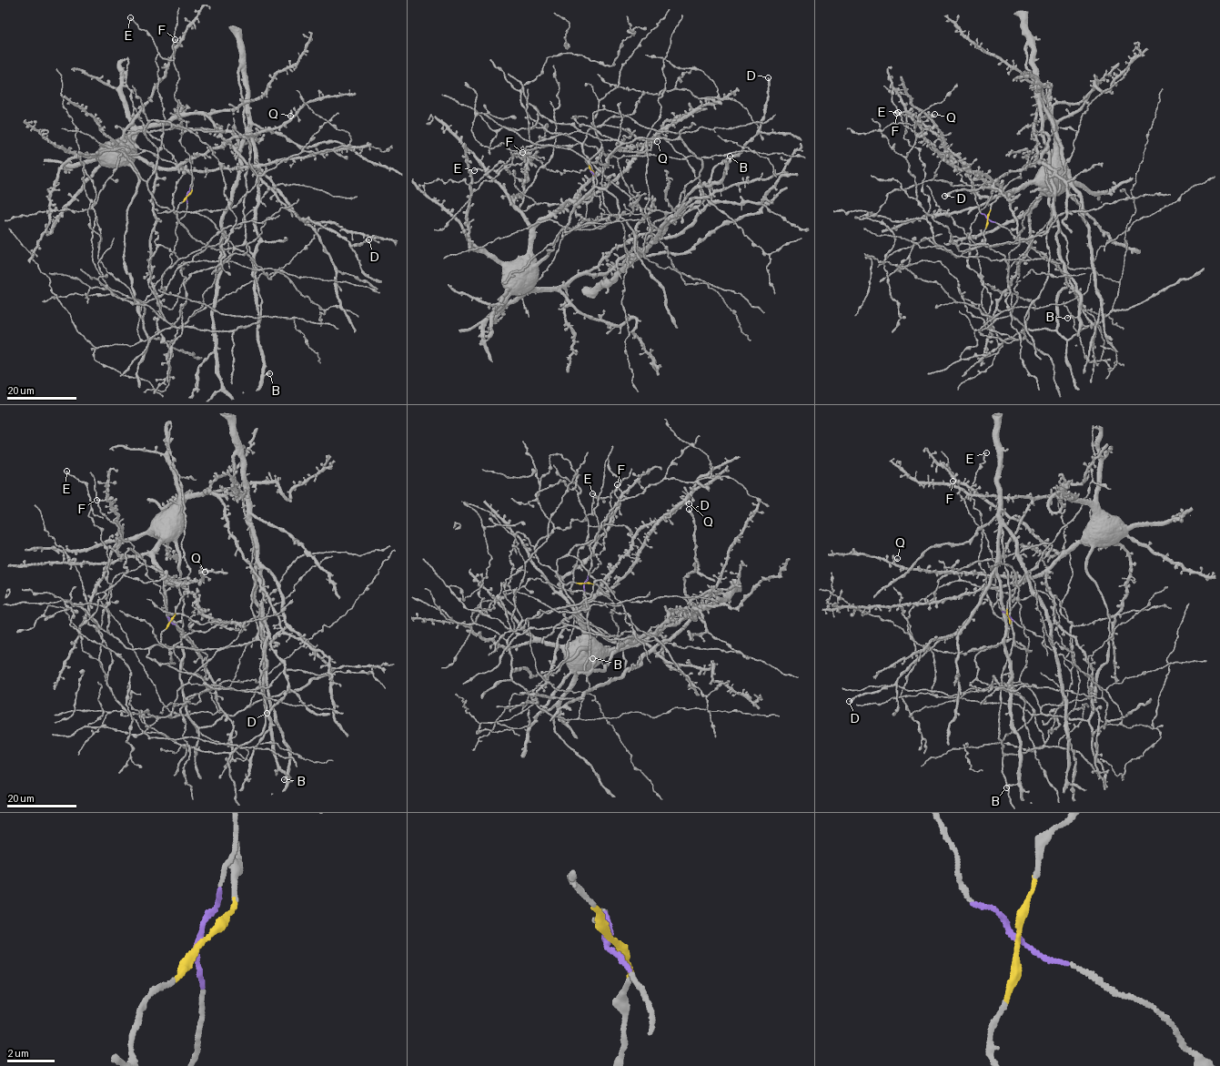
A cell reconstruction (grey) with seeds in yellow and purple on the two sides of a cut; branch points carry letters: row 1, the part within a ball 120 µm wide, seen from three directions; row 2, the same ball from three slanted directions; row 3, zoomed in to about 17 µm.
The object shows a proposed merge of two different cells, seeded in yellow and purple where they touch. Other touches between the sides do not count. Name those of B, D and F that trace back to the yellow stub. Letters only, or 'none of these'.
B, D

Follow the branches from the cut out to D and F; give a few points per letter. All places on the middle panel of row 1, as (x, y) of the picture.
D: (591, 170), (587, 157), (640, 208), (678, 208), (659, 237), (672, 235), (759, 129), (768, 77)
F: (591, 170), (605, 213), (591, 223), (569, 200), (530, 224), (512, 198), (528, 178), (521, 152)

